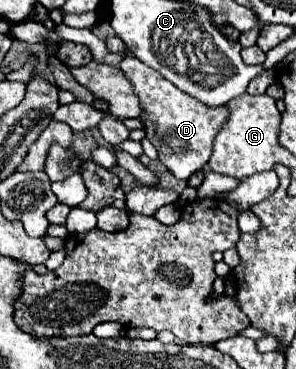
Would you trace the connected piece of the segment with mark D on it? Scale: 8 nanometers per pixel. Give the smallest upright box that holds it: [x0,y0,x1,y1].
[40,25,228,181]

